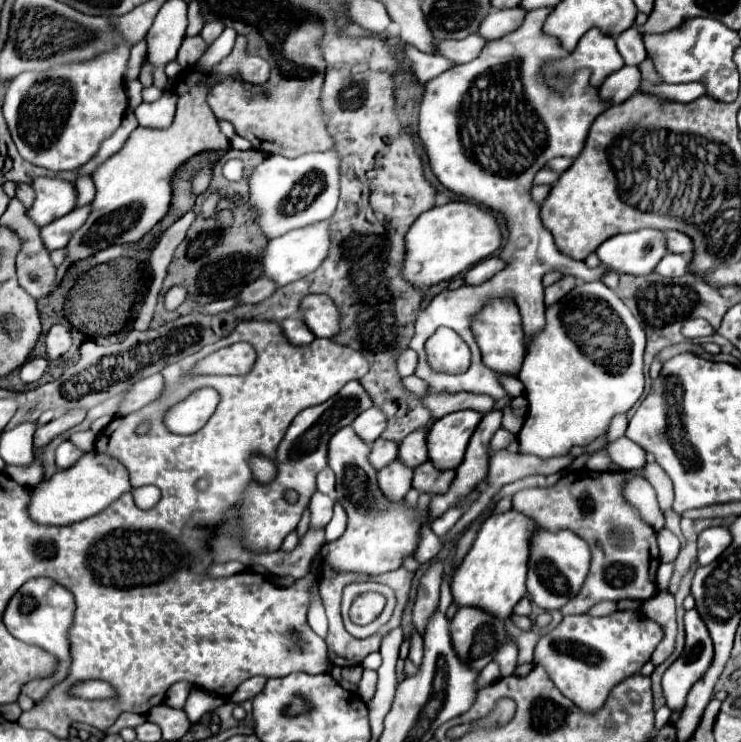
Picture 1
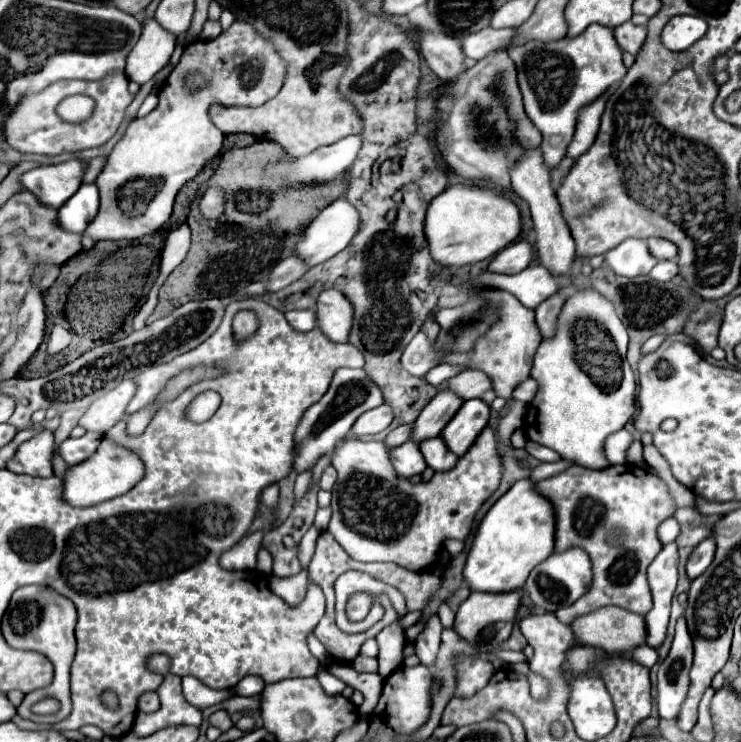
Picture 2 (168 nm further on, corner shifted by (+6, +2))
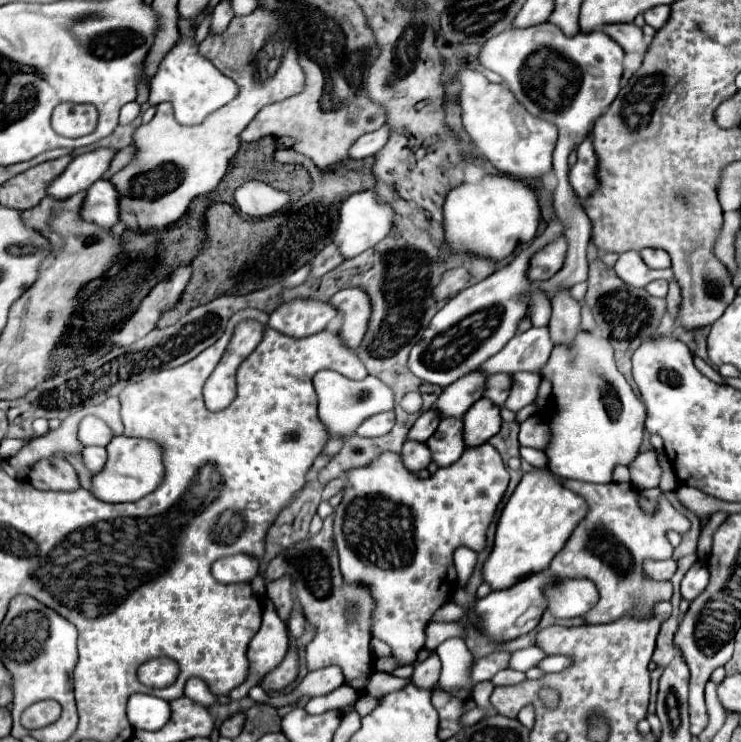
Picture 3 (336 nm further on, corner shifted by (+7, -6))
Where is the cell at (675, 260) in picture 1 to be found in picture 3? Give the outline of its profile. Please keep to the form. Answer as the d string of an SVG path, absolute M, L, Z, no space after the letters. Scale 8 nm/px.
M655 280L655 282L647 284L645 290L655 298L665 298L667 296L667 280Z

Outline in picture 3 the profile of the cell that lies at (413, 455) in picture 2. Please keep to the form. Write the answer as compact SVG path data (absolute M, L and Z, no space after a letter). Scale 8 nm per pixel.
M407 440L403 446L403 462L411 472L419 472L431 464L431 450L427 448L425 442L417 440Z

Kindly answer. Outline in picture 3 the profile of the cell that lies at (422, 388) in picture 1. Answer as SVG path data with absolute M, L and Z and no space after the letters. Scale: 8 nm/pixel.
M529 328L527 332L521 332L513 336L501 352L491 356L485 364L479 366L485 374L497 374L497 372L535 372L539 374L543 364L547 364L551 356L553 344L549 338L549 328Z

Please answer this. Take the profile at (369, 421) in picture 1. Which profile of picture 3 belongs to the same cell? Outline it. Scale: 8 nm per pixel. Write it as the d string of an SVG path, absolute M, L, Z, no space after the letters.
M389 410L389 412L381 412L381 414L375 414L371 418L367 418L359 428L357 428L357 434L359 436L365 436L365 438L375 438L375 436L383 436L387 434L395 424L395 412Z

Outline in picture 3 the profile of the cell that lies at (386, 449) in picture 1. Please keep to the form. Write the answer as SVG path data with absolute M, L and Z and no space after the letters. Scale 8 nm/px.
M429 408L427 412L423 412L417 422L413 424L413 428L409 430L409 440L429 440L431 434L435 432L435 428L439 426L439 414L435 412L435 408Z

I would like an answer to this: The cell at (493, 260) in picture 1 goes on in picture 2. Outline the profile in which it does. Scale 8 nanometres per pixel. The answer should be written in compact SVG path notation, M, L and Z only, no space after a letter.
M524 240L514 242L500 250L492 262L488 264L488 272L498 272L498 274L516 274L528 268L528 264L534 260L532 246L526 244Z

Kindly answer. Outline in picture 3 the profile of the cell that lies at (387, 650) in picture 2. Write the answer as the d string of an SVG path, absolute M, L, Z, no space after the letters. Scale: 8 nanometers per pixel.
M485 442L475 448L465 448L463 456L451 464L451 468L439 468L425 480L415 472L409 472L403 458L393 452L383 452L375 462L365 468L349 470L347 476L349 486L345 488L341 504L335 508L335 544L343 580L347 584L359 582L369 586L371 598L375 600L371 636L387 642L401 664L413 664L417 652L425 644L425 628L431 616L451 600L453 592L441 592L441 586L453 570L455 548L467 546L475 552L485 548L485 534L507 490L509 472L501 462L499 452Z

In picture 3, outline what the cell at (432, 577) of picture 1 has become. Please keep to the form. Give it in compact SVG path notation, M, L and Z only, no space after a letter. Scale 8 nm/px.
M431 654L425 662L415 664L415 672L411 676L411 682L417 684L417 688L433 690L433 686L439 680L439 672L441 672L441 660L437 654Z

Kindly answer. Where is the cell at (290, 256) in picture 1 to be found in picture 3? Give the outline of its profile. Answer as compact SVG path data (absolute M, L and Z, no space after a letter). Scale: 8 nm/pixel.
M365 190L365 192L353 194L341 206L339 226L335 230L333 242L339 244L339 250L343 252L345 258L353 258L353 256L365 252L367 248L375 246L377 242L381 242L387 236L387 232L391 232L391 228L393 228L393 216L395 216L395 212L391 208L391 204L387 204L375 192Z

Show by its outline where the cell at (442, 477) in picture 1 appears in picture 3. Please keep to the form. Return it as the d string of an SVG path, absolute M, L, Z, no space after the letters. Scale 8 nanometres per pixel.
M463 418L459 420L441 420L439 428L435 434L427 440L431 452L433 452L433 462L437 462L441 468L451 466L457 462L465 450L463 444Z

